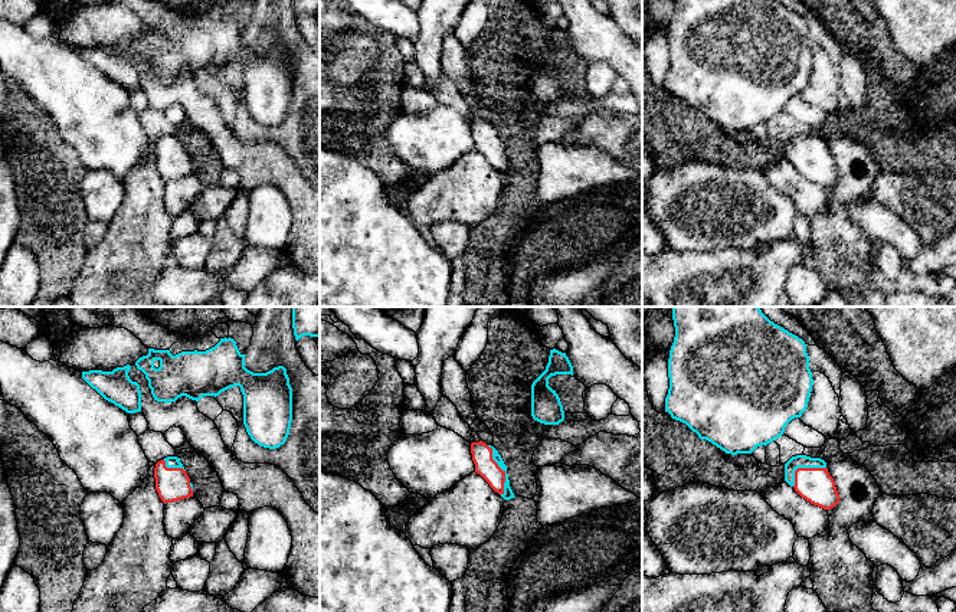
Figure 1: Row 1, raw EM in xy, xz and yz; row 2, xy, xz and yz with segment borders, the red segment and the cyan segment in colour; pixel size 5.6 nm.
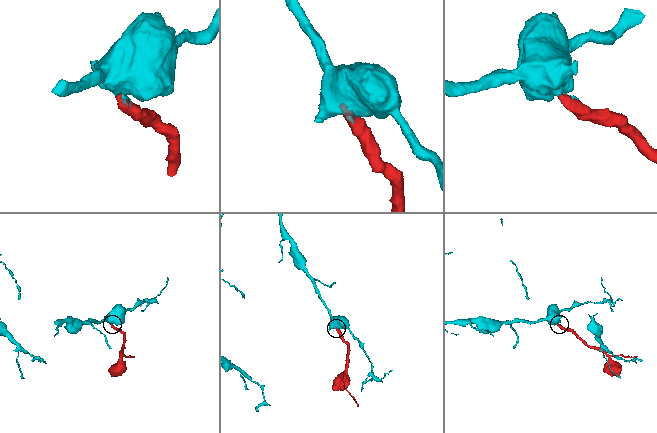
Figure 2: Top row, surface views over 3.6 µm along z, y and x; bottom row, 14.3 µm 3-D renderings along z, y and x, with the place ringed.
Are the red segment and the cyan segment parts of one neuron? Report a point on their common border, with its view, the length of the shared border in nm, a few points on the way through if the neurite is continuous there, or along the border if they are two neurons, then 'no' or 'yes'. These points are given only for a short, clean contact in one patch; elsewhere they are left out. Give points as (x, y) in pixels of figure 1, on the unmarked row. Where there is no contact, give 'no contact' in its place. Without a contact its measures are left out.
meets red in xz at (501, 147); contact 300 nm long; runs through xz (481, 130), (501, 147), (504, 167), (508, 172); yes

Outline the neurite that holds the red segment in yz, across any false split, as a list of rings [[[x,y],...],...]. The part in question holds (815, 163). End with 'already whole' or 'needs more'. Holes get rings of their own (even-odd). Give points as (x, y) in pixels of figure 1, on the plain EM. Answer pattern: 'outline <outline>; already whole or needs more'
outline [[[806,132],[792,134],[785,141],[785,158],[813,183],[831,187],[839,180],[839,171],[826,140]]]; needs more

